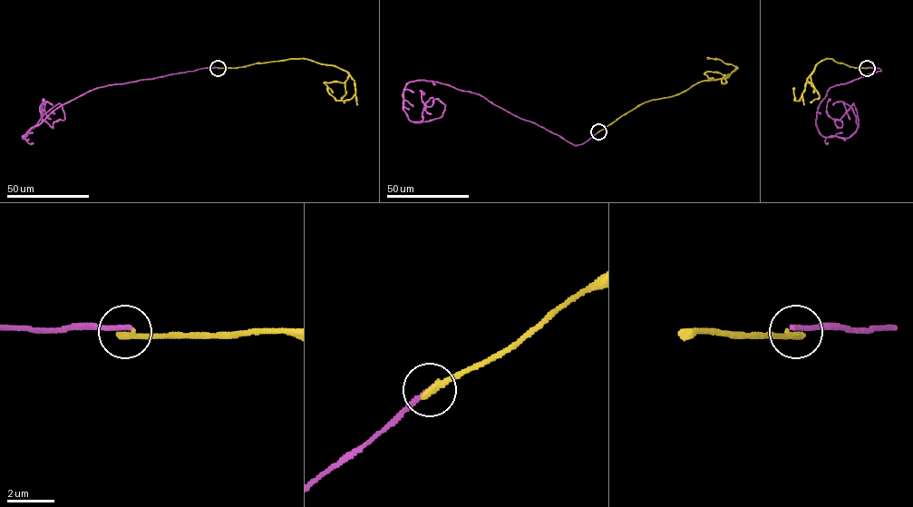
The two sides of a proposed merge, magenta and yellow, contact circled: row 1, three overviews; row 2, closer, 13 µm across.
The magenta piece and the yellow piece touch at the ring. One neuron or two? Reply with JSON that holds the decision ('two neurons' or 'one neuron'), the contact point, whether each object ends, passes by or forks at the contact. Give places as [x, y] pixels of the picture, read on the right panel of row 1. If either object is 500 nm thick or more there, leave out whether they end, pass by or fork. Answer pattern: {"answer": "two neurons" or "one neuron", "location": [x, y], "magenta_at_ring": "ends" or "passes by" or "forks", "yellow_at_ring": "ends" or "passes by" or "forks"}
{"answer": "two neurons", "location": [867, 68], "magenta_at_ring": "ends", "yellow_at_ring": "ends"}

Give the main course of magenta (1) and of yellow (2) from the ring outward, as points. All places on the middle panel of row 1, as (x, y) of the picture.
1: (598, 131), (574, 145), (420, 80), (403, 91), (410, 121), (442, 115), (423, 94)
2: (598, 131), (645, 102), (678, 95), (704, 81), (725, 78), (735, 69), (720, 60), (707, 57)

